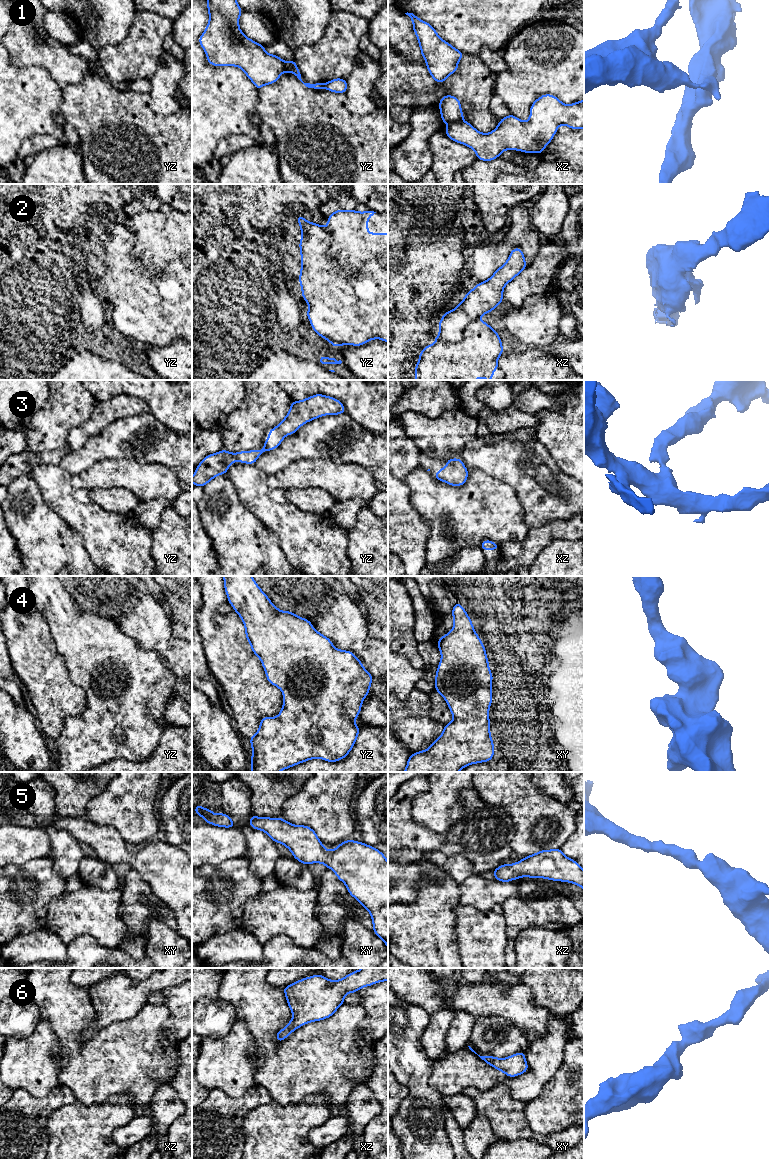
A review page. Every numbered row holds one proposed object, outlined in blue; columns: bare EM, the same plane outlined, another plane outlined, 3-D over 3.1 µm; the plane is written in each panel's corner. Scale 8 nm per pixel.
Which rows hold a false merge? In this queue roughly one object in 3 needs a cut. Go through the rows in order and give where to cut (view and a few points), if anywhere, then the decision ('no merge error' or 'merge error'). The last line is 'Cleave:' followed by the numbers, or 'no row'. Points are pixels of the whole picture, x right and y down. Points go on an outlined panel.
1: cut in xz along (461, 119), (448, 124); merge error
2: no cut; no merge error
3: no cut; no merge error
4: no cut; no merge error
5: no cut; no merge error
6: no cut; no merge error
Cleave: 1

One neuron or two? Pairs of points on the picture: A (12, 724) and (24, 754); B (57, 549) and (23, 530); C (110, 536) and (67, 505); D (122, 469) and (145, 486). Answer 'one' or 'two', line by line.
A: one
B: one
C: one
D: one

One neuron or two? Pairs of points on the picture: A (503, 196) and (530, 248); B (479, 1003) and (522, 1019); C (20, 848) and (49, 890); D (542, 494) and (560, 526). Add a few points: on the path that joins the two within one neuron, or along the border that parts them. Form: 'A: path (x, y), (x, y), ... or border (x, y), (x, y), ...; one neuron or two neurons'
A: border (524, 203), (517, 204), (509, 212), (507, 225); two neurons
B: path (490, 1003), (506, 1003), (511, 1008); one neuron
C: border (47, 856), (33, 858), (18, 865), (10, 864); two neurons
D: border (573, 514), (569, 518), (555, 519), (534, 528); two neurons

